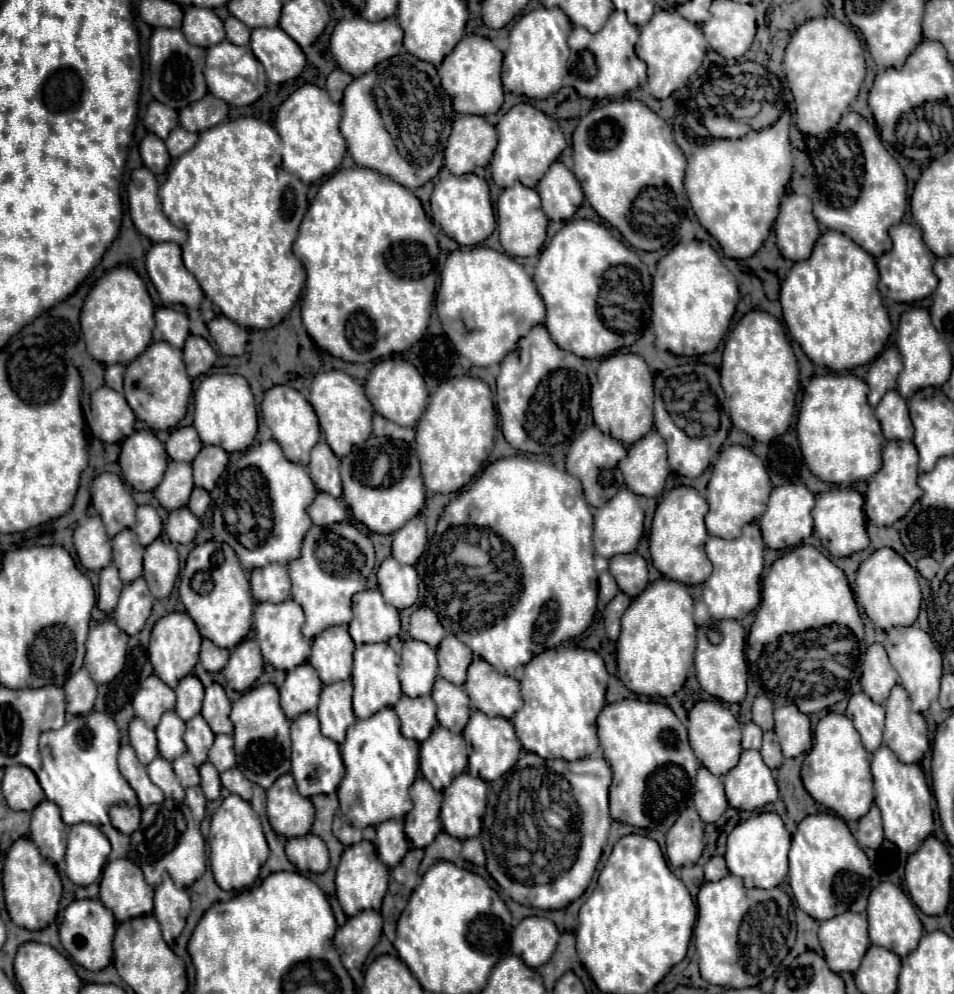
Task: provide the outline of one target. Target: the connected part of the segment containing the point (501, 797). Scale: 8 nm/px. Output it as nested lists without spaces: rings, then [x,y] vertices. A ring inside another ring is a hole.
[[[523,753],[509,773],[505,773],[497,783],[491,783],[487,813],[483,817],[481,843],[487,855],[487,871],[513,901],[547,911],[563,909],[585,893],[601,859],[603,845],[607,843],[611,825],[607,799],[611,777],[613,773],[605,759],[587,757],[569,763],[565,759],[541,759],[533,753]],[[543,803],[547,803],[551,811],[559,813],[559,817],[563,819],[561,829],[551,829],[547,825],[543,817]]]

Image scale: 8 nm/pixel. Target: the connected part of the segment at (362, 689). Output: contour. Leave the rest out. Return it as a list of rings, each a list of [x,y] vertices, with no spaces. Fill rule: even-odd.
[[[367,643],[355,649],[353,653],[353,711],[357,719],[367,719],[369,715],[375,715],[383,707],[393,707],[397,699],[403,695],[399,685],[399,665],[397,665],[397,653],[387,643]]]

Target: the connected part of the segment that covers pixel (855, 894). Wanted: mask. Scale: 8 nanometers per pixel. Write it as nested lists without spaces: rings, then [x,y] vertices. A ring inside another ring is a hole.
[[[829,813],[807,815],[793,833],[789,851],[789,885],[801,911],[823,921],[833,915],[853,911],[863,913],[871,891],[871,863],[857,845],[847,823]]]

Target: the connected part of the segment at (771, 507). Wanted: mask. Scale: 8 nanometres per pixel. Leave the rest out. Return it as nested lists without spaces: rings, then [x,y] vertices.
[[[789,483],[789,485],[775,487],[771,491],[767,511],[759,519],[765,545],[771,549],[785,549],[785,547],[795,547],[803,539],[807,539],[813,533],[813,517],[811,517],[813,507],[815,507],[815,495],[803,483],[799,485]]]

